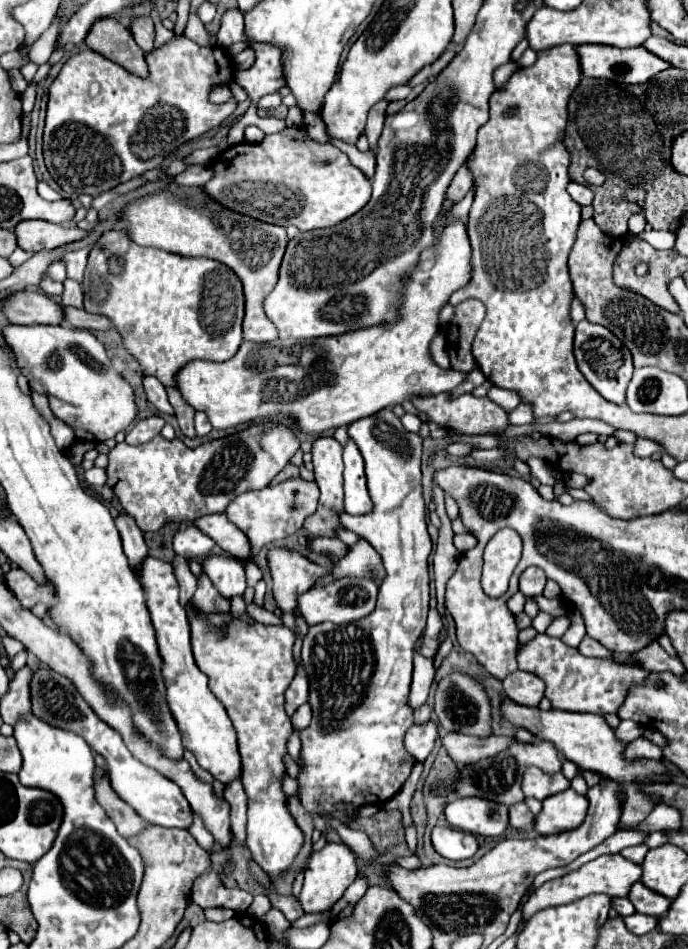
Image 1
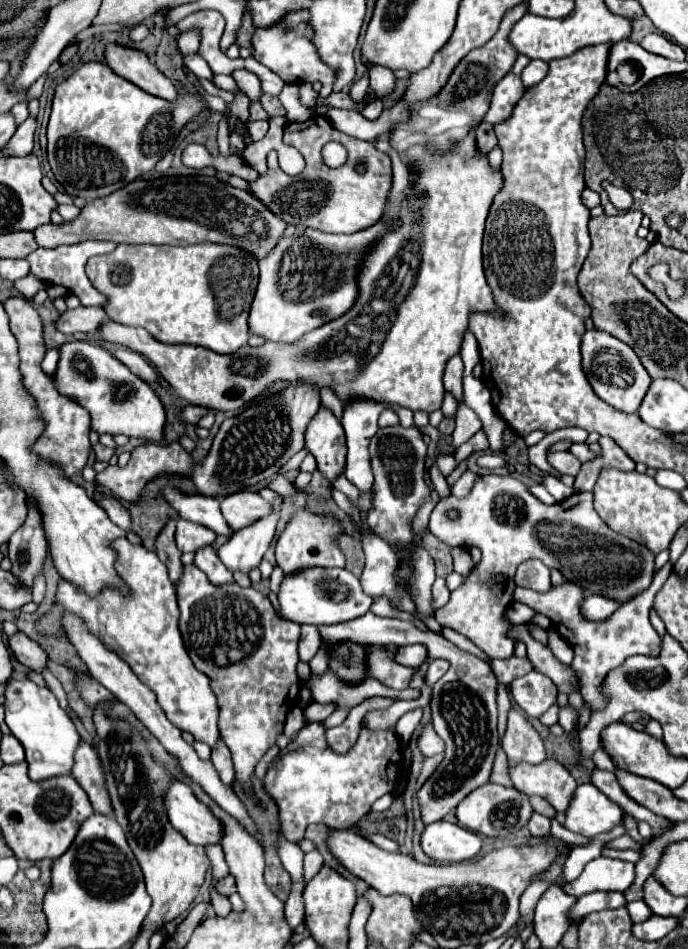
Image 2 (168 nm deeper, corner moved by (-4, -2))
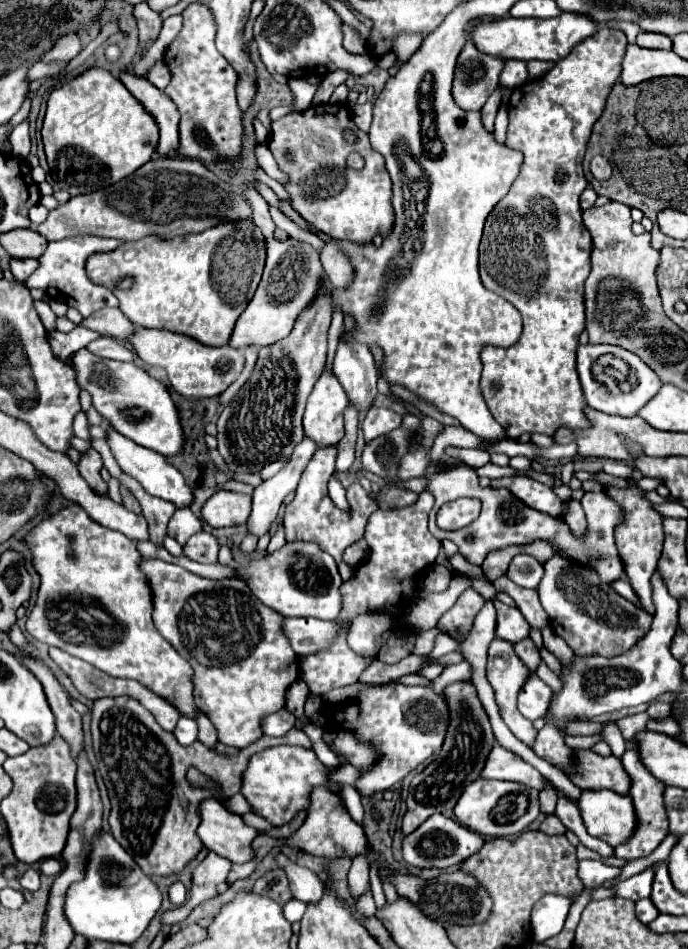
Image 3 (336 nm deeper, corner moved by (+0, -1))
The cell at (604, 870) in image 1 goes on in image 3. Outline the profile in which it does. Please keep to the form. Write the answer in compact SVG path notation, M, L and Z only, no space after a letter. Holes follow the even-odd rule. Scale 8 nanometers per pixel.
M582 860L580 868L578 868L578 878L582 880L584 888L598 888L602 886L606 880L614 880L620 876L620 868L608 866L600 860Z

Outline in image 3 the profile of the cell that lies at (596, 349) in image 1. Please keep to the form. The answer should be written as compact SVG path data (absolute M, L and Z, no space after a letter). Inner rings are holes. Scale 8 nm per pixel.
M612 344L578 346L578 376L588 406L616 416L636 416L662 386L660 378L636 354Z

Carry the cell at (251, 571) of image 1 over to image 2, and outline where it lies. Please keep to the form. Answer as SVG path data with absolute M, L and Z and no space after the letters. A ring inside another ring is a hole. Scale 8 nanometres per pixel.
M238 491L234 495L228 495L222 499L220 507L222 507L222 515L226 523L234 531L252 525L254 521L270 513L270 503L266 503L254 491Z

